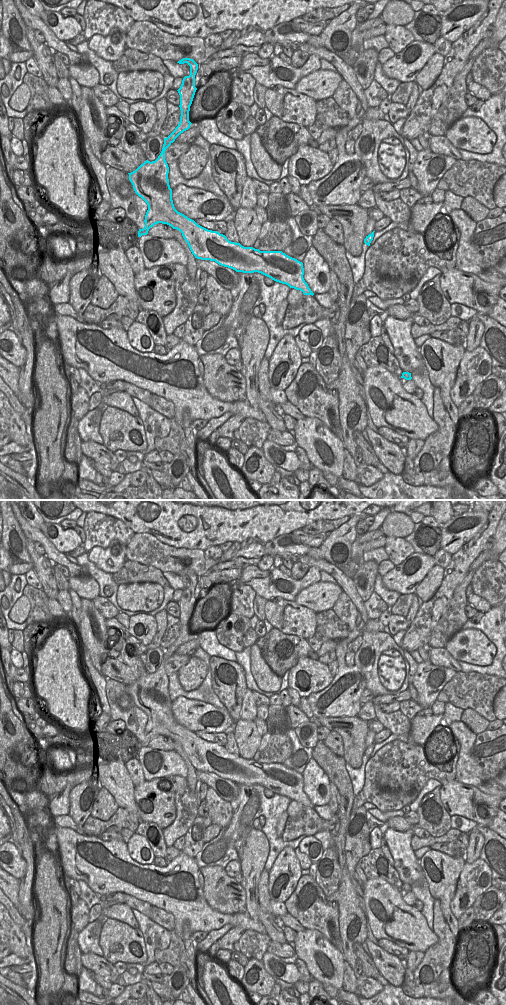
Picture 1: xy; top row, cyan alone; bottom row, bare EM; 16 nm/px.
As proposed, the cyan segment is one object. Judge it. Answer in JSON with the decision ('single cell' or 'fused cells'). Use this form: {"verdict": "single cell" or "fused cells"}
{"verdict": "single cell"}

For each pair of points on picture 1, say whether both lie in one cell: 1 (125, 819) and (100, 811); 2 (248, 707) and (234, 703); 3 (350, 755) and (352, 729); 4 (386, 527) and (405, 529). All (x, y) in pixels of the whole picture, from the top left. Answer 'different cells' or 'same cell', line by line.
1: different cells
2: different cells
3: same cell
4: same cell

